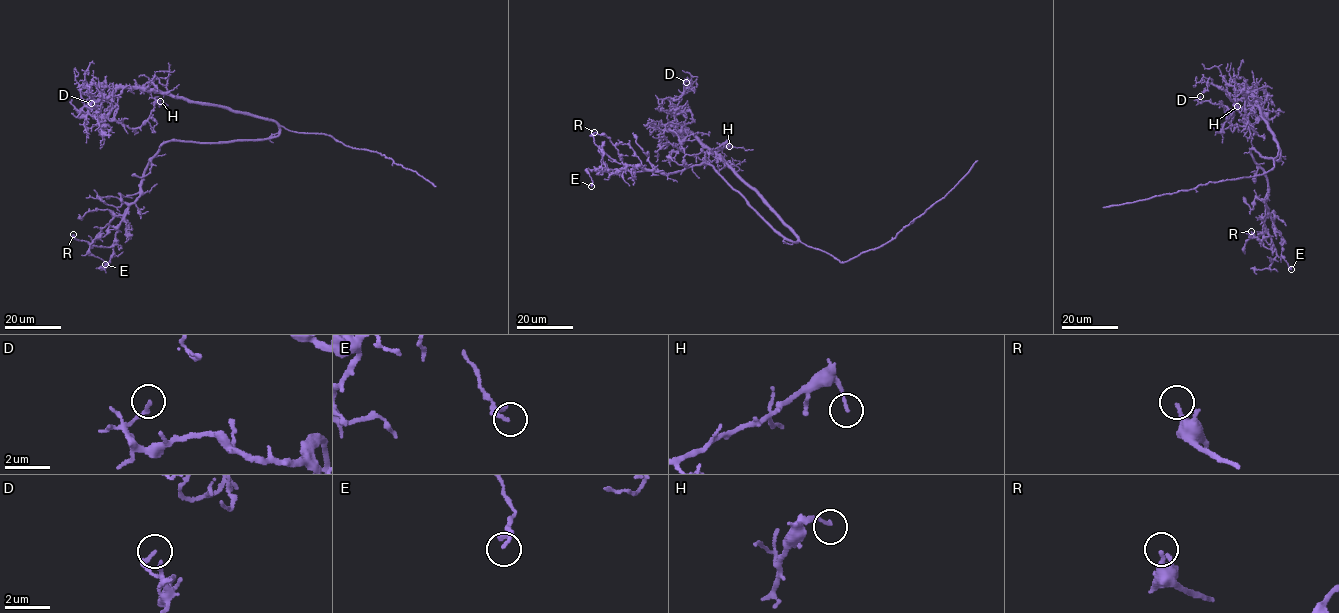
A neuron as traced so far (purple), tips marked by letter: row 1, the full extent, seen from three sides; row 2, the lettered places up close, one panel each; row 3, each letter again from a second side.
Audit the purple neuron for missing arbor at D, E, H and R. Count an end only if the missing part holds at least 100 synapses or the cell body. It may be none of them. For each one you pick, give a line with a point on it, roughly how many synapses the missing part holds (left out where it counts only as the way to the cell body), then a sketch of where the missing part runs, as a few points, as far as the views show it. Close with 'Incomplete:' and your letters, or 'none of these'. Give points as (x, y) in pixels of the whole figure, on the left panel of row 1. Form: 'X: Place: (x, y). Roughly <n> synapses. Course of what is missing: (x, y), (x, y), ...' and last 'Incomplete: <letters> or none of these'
Incomplete: none of these

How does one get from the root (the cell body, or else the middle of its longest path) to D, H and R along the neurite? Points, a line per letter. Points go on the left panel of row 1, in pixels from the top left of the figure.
D: (278, 135), (279, 125), (271, 120), (141, 88), (118, 88), (78, 117), (84, 106), (95, 108), (91, 103)
H: (278, 135), (279, 125), (271, 120), (141, 88), (116, 90), (108, 119), (129, 128), (139, 128), (160, 101)
R: (278, 135), (225, 142), (165, 142), (148, 163), (140, 195), (129, 207), (110, 246), (93, 246), (73, 234)

